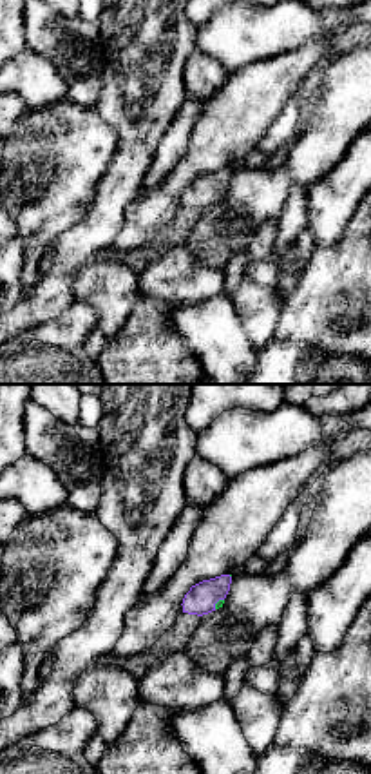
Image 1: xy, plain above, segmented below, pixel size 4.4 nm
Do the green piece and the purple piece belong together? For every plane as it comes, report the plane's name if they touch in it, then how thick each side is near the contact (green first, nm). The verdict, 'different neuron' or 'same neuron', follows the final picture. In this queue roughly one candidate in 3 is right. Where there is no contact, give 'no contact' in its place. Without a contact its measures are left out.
xy | 30/140 nm

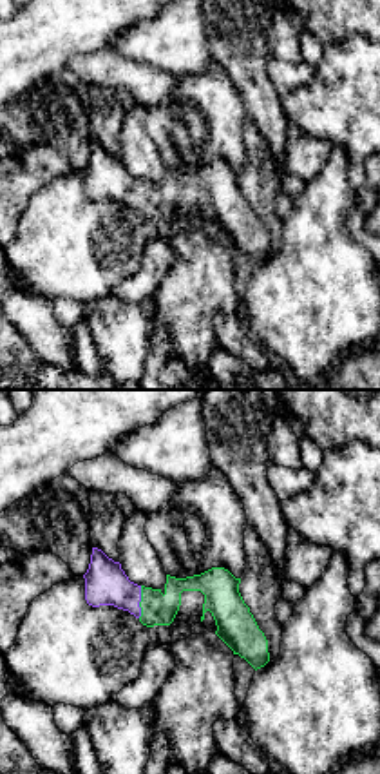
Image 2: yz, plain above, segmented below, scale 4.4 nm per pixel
yz | 140/190 nm

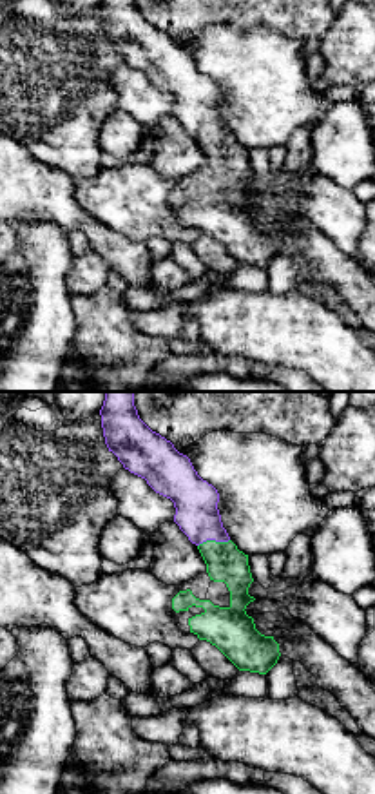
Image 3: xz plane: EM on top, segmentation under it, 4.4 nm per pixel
xz | 170/190 nm

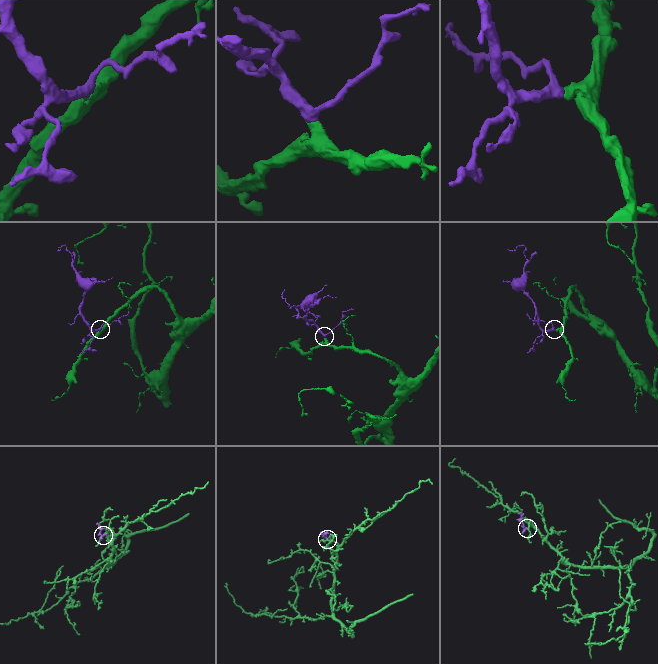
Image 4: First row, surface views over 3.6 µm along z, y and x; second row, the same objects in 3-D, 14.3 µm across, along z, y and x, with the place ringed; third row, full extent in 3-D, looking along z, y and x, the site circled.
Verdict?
same neuron

